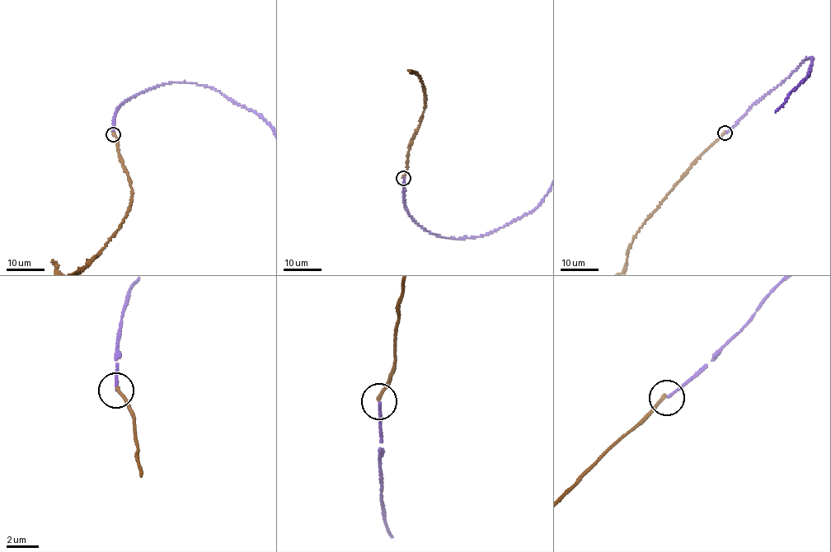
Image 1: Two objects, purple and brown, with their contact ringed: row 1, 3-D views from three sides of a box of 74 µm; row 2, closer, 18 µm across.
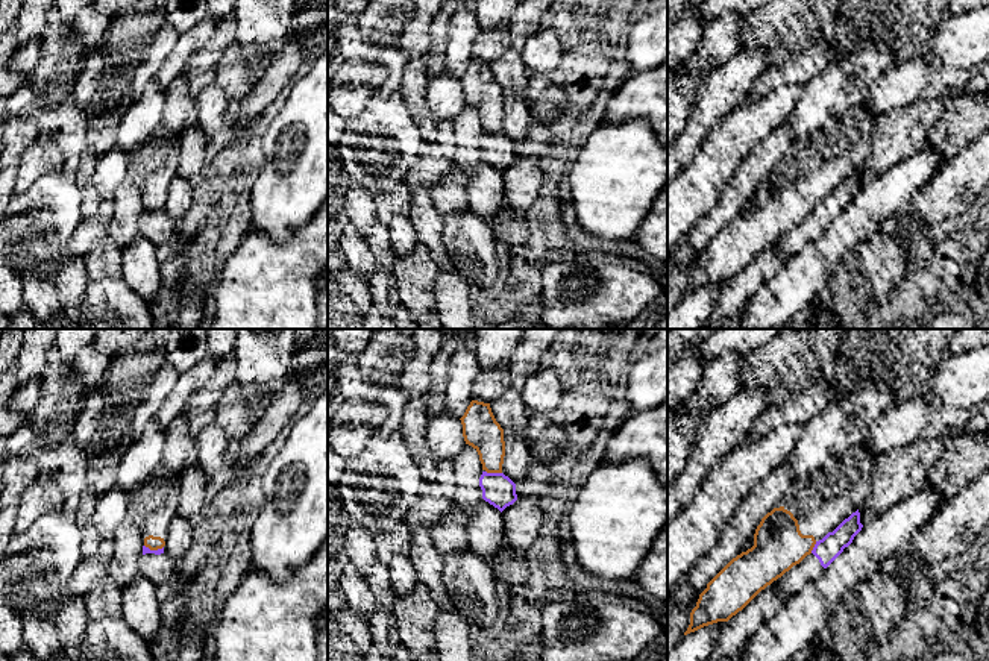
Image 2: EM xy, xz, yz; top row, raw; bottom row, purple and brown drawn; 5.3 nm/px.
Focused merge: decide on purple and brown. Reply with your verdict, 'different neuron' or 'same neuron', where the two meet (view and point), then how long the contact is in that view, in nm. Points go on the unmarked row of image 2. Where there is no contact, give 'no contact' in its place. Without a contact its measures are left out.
different neuron | xz (493, 134) | 90 nm

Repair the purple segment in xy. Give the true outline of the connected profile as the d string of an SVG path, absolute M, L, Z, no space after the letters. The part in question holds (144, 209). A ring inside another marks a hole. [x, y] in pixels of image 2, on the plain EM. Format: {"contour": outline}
{"contour": "M143 206L143 215L138 220L138 230L158 249L170 243L173 223L174 221L164 214L164 208L150 211Z"}

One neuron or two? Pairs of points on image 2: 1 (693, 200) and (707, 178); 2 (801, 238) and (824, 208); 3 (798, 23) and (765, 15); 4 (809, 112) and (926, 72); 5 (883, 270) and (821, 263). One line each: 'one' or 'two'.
1: one
2: one
3: one
4: two
5: two

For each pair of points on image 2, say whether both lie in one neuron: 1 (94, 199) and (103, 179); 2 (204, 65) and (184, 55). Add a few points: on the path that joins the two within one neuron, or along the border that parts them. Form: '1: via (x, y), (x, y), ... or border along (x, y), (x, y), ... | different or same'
1: border along (97, 158), (93, 185), (102, 197) | different
2: border along (204, 43), (182, 72) | different

